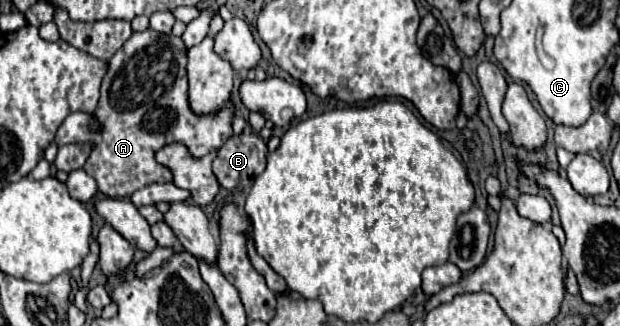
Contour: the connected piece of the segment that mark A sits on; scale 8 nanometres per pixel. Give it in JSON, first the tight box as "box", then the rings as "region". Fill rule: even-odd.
{"box":[56,28,234,198],"region":[[[152,28],[144,32],[134,32],[130,40],[110,58],[108,72],[102,80],[100,100],[96,106],[94,116],[86,112],[72,112],[56,132],[56,144],[92,144],[92,152],[84,164],[86,174],[90,174],[98,190],[108,198],[130,198],[136,190],[154,184],[154,182],[172,182],[174,174],[170,168],[156,162],[156,152],[168,144],[184,144],[190,150],[192,158],[202,158],[214,150],[218,150],[230,136],[232,136],[232,120],[234,120],[234,102],[226,100],[218,112],[212,114],[196,114],[188,104],[188,78],[186,78],[186,64],[188,64],[188,48],[182,38],[172,34],[160,34]],[[92,120],[102,124],[100,132],[92,132],[88,124]]]}

